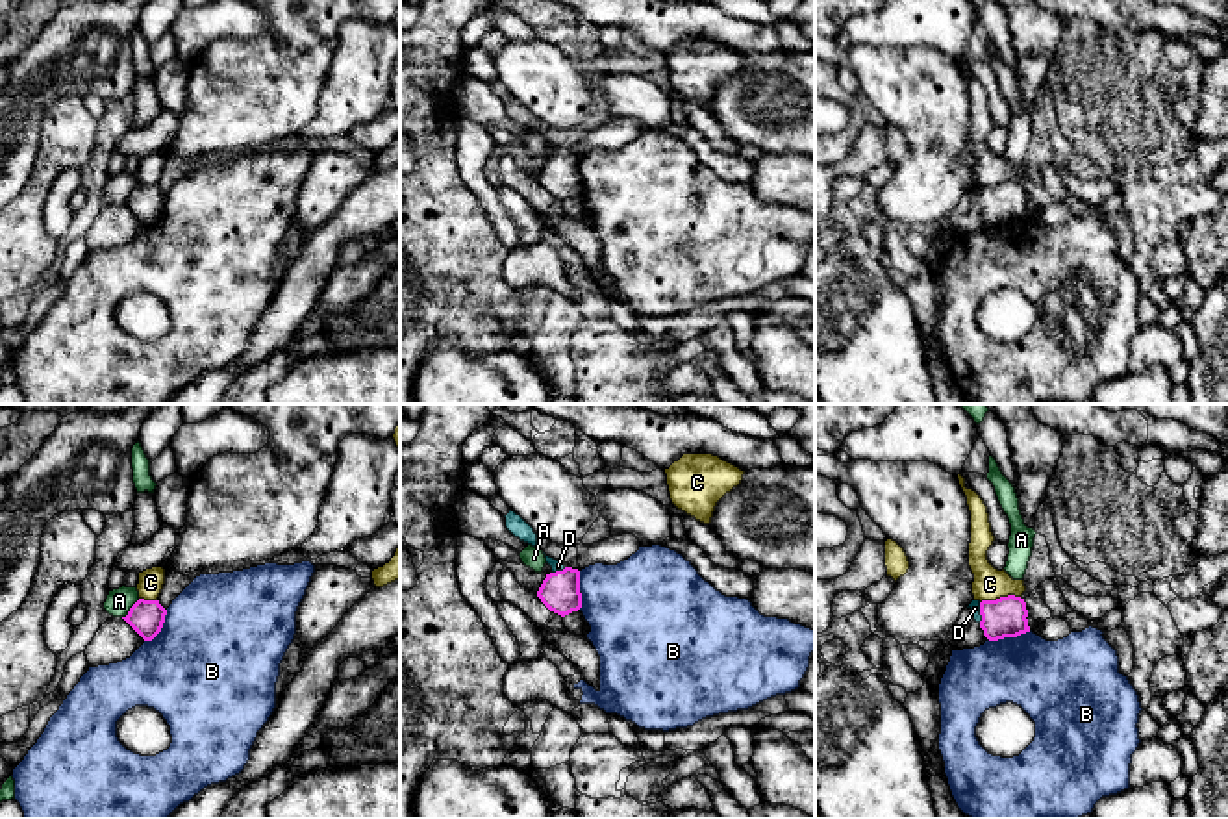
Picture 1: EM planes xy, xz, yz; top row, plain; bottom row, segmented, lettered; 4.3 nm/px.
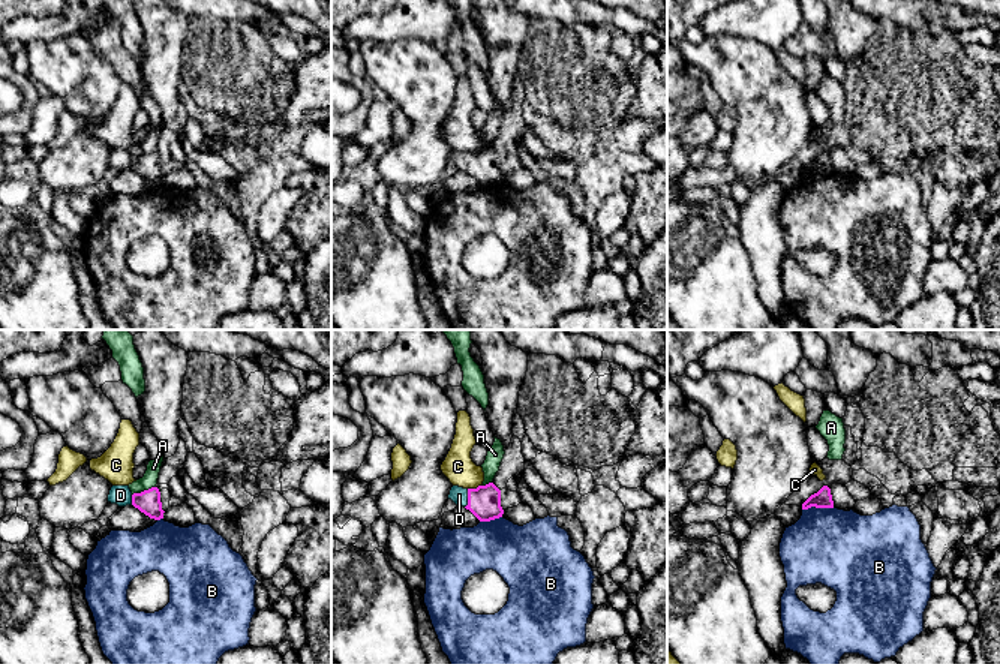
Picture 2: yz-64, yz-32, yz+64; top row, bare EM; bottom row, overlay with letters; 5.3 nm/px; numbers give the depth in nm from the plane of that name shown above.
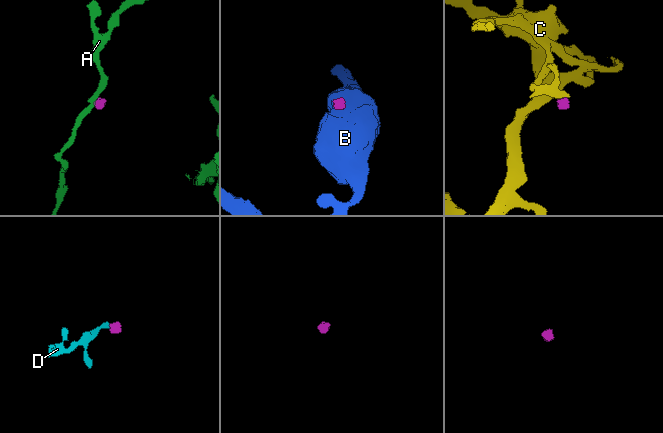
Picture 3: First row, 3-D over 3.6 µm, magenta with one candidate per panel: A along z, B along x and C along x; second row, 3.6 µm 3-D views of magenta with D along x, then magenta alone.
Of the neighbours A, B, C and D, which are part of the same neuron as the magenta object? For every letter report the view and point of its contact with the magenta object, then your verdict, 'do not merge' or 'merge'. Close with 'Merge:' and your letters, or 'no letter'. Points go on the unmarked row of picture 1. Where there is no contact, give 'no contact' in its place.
A: meets magenta in xy at (130, 193); do not merge
B: meets magenta in yz at (1008, 221); do not merge
C: meets magenta in yz at (1001, 182); do not merge
D: meets magenta in yz at (980, 197); merge
Merge: D

